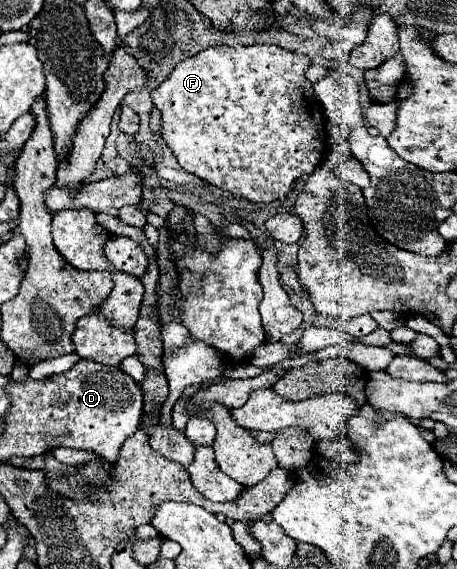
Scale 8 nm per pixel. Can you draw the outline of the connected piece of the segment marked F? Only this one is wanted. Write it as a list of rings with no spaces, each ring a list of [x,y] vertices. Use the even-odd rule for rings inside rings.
[[[261,44],[215,46],[177,64],[169,78],[151,92],[151,98],[161,110],[161,136],[181,168],[253,202],[285,198],[293,182],[309,176],[325,156],[325,116],[313,94],[313,84],[305,80],[309,64],[307,56]]]

